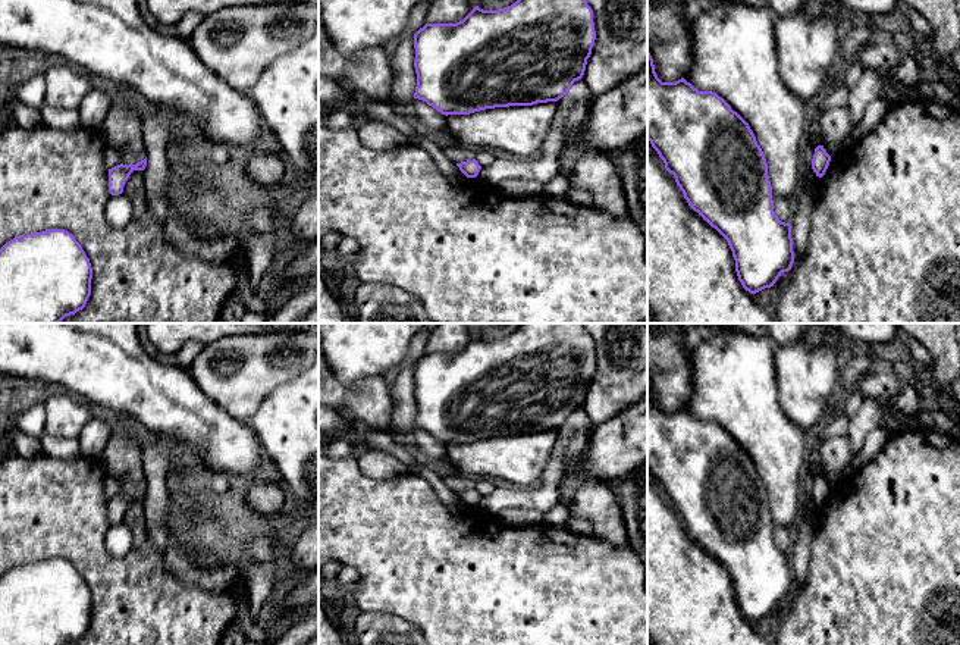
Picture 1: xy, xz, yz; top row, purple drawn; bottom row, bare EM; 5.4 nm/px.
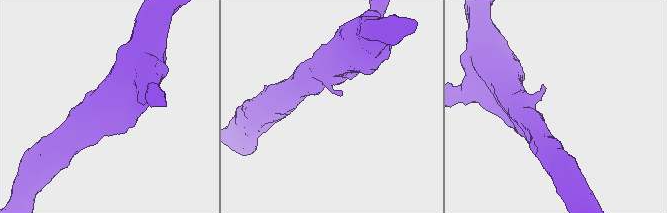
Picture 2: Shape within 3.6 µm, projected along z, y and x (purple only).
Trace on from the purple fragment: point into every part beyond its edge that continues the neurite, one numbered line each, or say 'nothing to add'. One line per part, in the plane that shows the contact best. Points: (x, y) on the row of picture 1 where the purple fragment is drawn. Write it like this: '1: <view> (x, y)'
nothing to add

